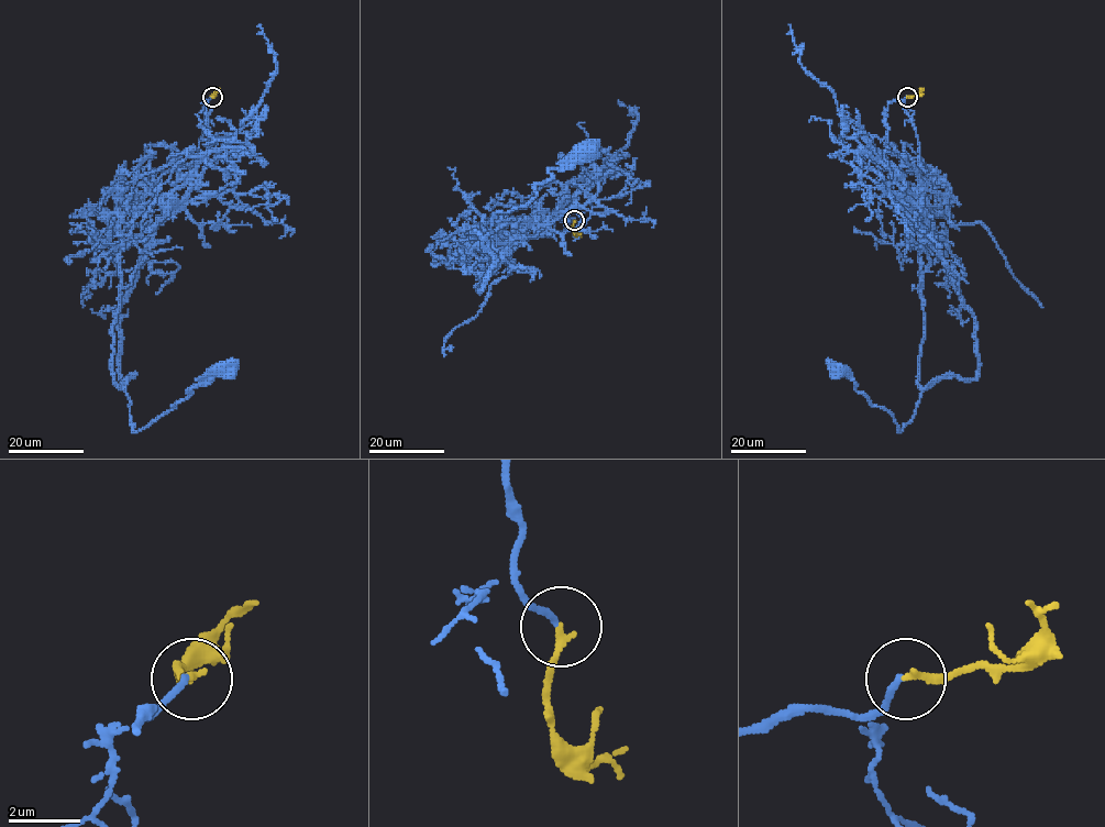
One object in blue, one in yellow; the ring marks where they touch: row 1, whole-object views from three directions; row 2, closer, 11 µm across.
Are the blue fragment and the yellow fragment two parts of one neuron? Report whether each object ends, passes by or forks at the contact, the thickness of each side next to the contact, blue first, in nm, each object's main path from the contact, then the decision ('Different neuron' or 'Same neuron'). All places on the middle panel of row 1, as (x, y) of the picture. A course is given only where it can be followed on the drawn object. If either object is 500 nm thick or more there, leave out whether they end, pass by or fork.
At the ring blue ends. At the ring yellow ends. Thickness 170 nm (blue) against 180 nm. Course of blue: (574, 220), (567, 198), (537, 228), (517, 220), (473, 238), (588, 152). Course of yellow: (574, 220), (573, 231), (576, 234), (581, 232). Same neuron

